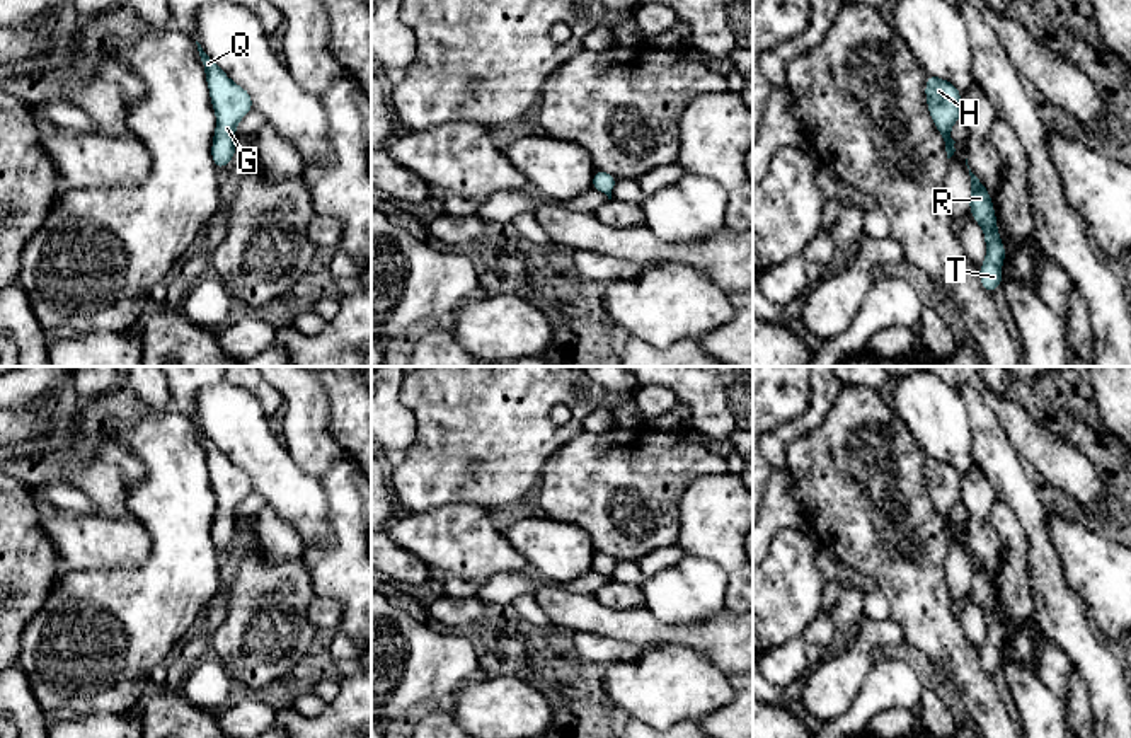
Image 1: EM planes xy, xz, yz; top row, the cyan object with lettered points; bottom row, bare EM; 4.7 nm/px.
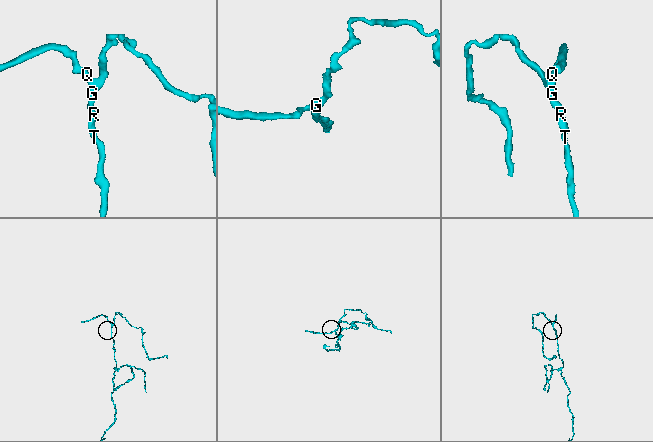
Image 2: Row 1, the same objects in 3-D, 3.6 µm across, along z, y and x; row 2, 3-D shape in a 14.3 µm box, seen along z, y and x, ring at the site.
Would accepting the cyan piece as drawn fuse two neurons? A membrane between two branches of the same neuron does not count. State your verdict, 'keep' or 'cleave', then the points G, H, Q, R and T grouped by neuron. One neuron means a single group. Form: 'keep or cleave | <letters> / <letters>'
keep | G H Q R T

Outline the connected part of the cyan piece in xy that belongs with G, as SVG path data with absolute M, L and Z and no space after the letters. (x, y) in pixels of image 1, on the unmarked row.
M196 423L210 467L210 481L216 494L216 513L213 516L211 539L221 552L235 539L235 508L252 493L250 476L232 464L225 453L203 433Z

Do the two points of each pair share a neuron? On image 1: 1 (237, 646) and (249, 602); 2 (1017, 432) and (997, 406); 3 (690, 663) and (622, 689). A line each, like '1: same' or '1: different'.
1: same
2: same
3: same

